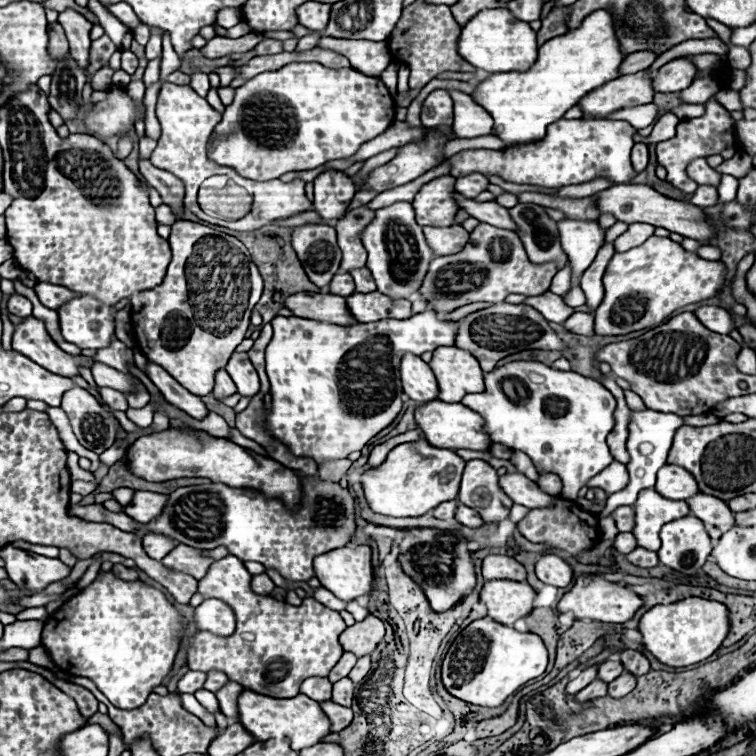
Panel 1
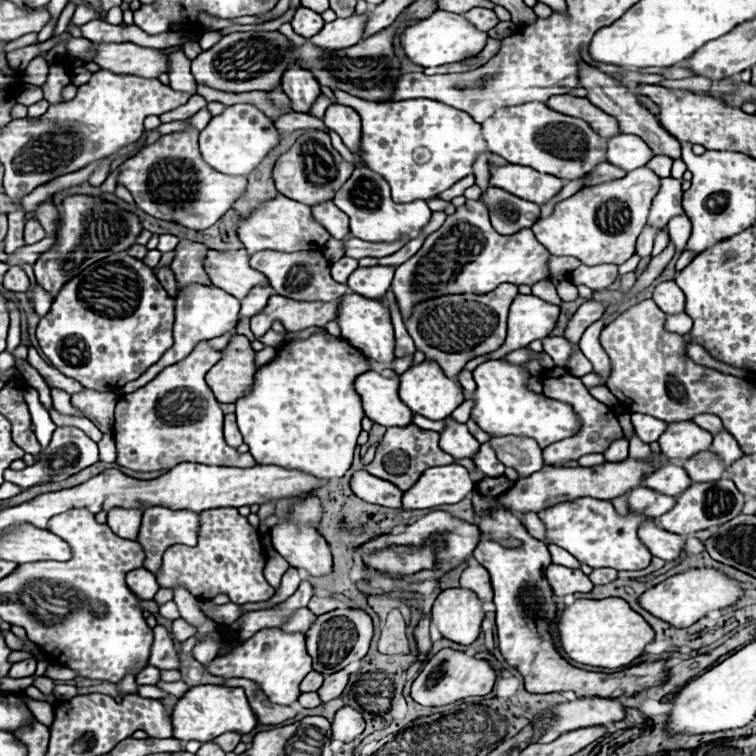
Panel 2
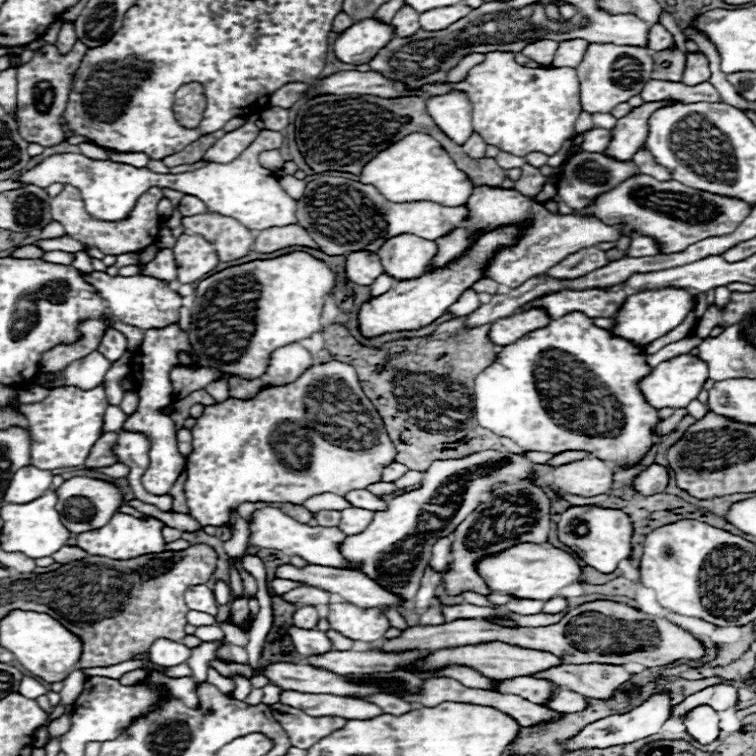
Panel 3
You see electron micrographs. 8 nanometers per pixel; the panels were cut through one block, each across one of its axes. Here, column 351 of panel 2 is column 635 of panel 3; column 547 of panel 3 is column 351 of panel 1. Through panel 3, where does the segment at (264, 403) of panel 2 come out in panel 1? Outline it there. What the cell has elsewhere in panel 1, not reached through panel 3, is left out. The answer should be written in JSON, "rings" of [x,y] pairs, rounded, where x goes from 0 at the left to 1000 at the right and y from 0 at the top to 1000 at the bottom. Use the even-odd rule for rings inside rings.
{"rings":[[[556,413],[548,415],[540,423],[508,423],[508,426],[492,426],[492,429],[471,429],[471,431],[444,431],[444,429],[431,429],[431,426],[418,426],[418,423],[405,423],[405,421],[394,421],[394,418],[365,418],[360,426],[362,434],[362,444],[352,460],[352,487],[354,487],[354,500],[357,500],[357,524],[360,524],[360,542],[352,548],[352,566],[354,571],[373,587],[378,587],[384,593],[386,601],[392,603],[407,603],[418,611],[426,608],[442,608],[442,606],[458,606],[463,598],[479,595],[489,579],[495,579],[503,569],[508,569],[511,563],[516,563],[521,558],[521,553],[526,550],[529,540],[532,540],[532,513],[529,513],[529,476],[534,468],[561,468],[561,466],[574,466],[582,458],[601,458],[601,447],[606,439],[606,429],[608,426],[582,426],[577,421],[577,413]]]}

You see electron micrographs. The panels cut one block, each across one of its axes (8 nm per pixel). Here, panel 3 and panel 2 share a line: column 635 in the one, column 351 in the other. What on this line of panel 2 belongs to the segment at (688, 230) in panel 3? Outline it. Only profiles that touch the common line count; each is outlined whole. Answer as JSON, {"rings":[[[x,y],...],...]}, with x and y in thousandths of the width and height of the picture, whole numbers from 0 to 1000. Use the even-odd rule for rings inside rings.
{"rings":[[[474,220],[468,225],[466,235],[444,254],[442,270],[455,283],[463,286],[463,310],[468,315],[476,315],[484,320],[521,320],[529,312],[550,315],[571,286],[571,280],[566,278],[566,270],[561,265],[524,270],[516,259],[513,241],[484,220]]]}

